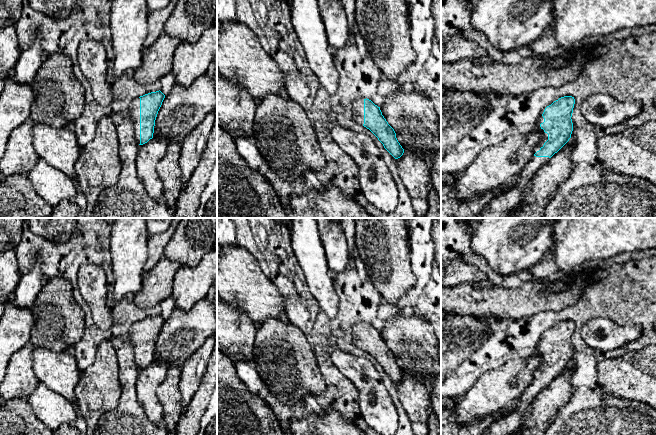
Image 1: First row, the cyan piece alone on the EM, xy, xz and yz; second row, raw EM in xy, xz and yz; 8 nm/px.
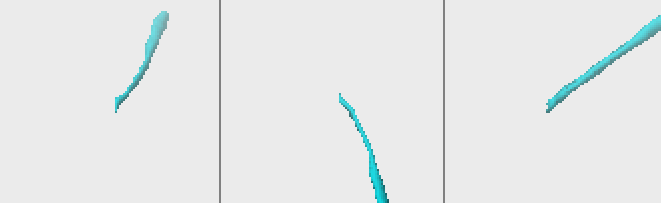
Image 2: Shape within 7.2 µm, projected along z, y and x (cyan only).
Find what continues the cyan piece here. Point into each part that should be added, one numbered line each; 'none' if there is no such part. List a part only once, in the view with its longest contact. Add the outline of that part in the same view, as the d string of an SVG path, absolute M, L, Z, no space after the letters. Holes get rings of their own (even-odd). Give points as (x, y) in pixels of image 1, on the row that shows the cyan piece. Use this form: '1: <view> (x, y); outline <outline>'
1: yz (544, 135); outline M544 109L545 110L545 109ZM544 110L541 113L541 116L538 120L538 123L535 127L535 129L539 130L542 133L542 139L540 143L534 148L534 154L540 150L541 147L543 147L544 143L548 140L548 134L544 132L544 130L540 127L540 124L544 122L544 118L542 116Z

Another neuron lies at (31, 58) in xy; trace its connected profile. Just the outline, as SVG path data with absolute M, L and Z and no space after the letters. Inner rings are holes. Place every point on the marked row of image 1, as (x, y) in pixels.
M32 26L29 33L30 43L22 49L13 70L13 77L18 83L31 86L39 68L45 61L45 54L41 48L40 29Z

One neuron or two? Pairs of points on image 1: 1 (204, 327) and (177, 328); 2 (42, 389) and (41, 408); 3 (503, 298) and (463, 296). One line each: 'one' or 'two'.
1: one
2: one
3: one

